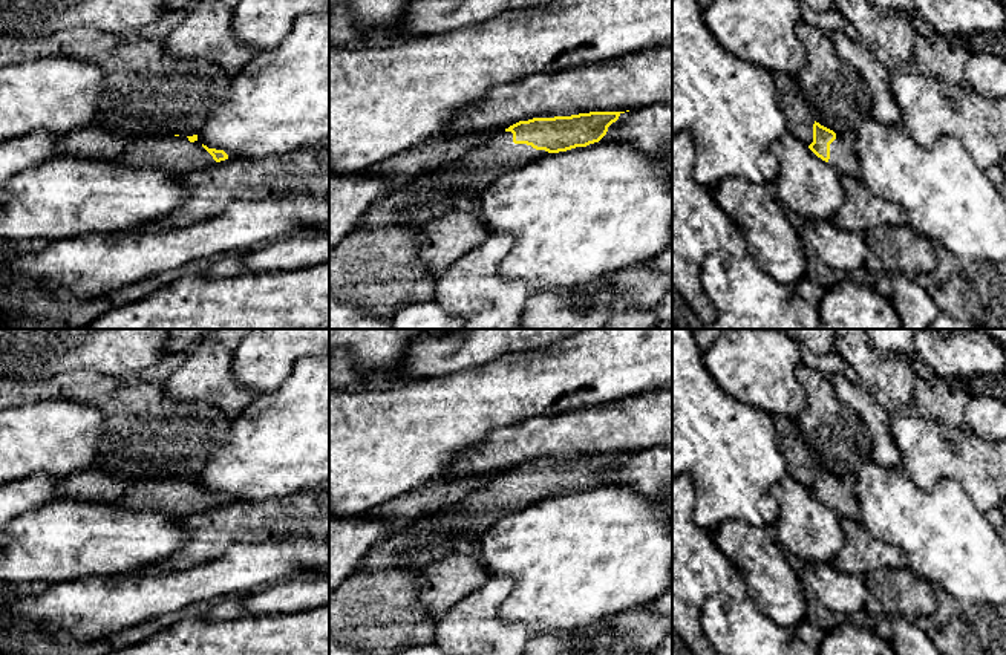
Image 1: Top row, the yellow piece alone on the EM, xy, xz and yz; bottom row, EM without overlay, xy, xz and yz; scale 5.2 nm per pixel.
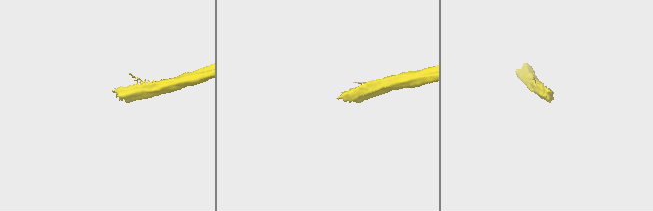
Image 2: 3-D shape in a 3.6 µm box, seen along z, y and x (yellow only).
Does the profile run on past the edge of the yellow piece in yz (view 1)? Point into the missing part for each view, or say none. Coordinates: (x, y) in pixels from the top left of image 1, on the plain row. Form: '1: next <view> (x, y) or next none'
1: next yz (842, 495)

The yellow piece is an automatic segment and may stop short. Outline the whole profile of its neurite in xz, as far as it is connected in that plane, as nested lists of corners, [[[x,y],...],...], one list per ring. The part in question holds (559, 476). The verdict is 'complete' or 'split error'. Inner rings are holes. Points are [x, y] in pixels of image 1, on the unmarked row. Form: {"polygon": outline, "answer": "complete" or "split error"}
{"polygon": [[[590,455],[519,464],[436,511],[441,519],[435,523],[435,533],[444,536],[455,551],[470,549],[472,540],[502,517],[550,496],[599,485],[622,456],[625,455]]], "answer": "split error"}

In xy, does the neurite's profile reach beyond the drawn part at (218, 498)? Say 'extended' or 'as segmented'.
extended

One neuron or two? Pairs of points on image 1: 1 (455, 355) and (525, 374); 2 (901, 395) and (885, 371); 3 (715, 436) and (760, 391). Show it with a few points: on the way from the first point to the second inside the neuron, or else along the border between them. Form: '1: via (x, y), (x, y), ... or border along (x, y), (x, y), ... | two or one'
1: border along (516, 351), (457, 372), (447, 372) | two
2: via (899, 389), (891, 377) | one
3: border along (717, 383), (737, 400), (764, 410), (772, 418) | two

